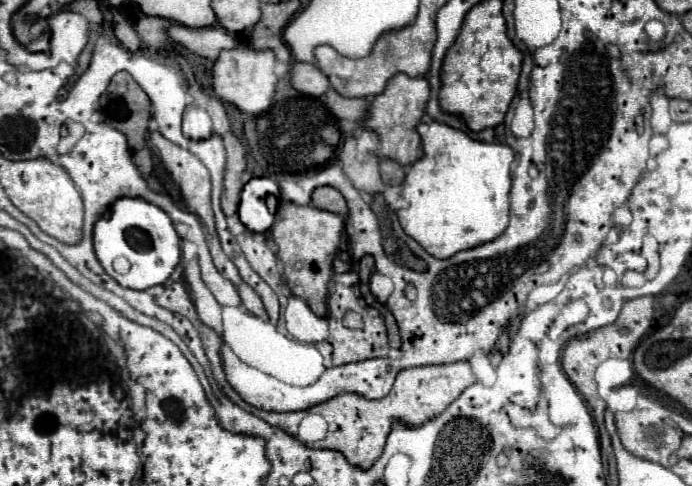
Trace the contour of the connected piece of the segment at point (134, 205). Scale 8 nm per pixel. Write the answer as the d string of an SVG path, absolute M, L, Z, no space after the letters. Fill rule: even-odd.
M118 199L102 215L94 227L94 249L104 271L122 287L136 291L164 285L180 263L180 237L176 235L172 221L162 209L144 199ZM116 257L126 257L130 261L130 271L126 275L114 271L112 263Z

